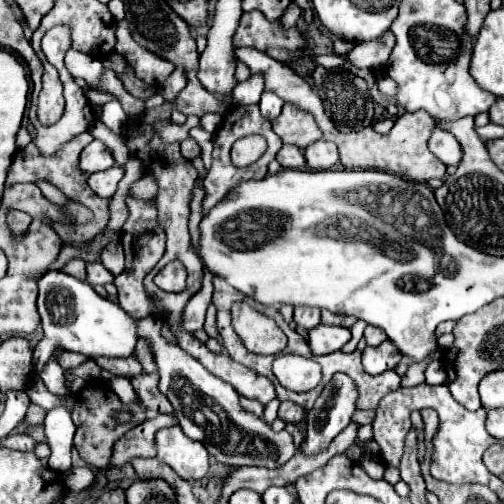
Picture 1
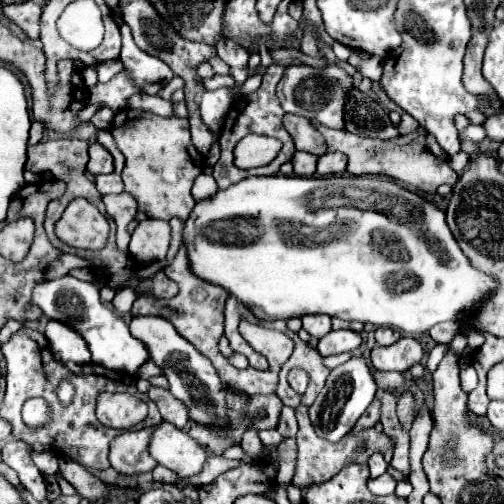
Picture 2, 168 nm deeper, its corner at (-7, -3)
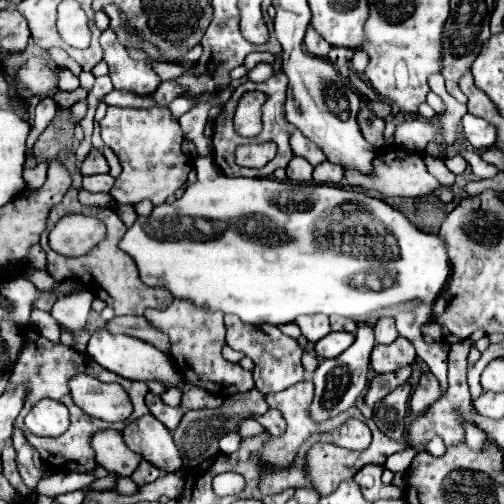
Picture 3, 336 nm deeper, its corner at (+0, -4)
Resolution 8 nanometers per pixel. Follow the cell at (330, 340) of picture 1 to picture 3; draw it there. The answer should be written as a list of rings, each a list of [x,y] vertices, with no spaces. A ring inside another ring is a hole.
[[[331,332],[315,344],[315,352],[319,358],[337,358],[353,344],[355,336],[349,332]]]

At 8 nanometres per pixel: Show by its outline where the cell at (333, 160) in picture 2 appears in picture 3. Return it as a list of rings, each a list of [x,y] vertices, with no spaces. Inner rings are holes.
[[[325,160],[321,166],[317,166],[313,170],[313,182],[315,184],[339,186],[343,182],[343,168],[337,166],[337,164],[331,164],[329,160]]]

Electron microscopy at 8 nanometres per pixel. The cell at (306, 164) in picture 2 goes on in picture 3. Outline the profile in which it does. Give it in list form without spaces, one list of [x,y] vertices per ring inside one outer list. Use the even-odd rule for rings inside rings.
[[[295,156],[287,166],[287,178],[291,182],[309,184],[309,182],[313,182],[311,174],[313,174],[313,166],[305,158],[299,158],[299,156]]]

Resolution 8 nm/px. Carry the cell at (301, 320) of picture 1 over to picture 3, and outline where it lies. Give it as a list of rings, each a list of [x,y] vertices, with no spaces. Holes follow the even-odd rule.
[[[321,314],[299,316],[299,318],[295,320],[295,324],[301,328],[303,336],[305,336],[309,342],[317,342],[317,340],[321,340],[323,336],[327,336],[327,334],[331,332],[329,318],[327,318],[327,316],[321,316]]]

